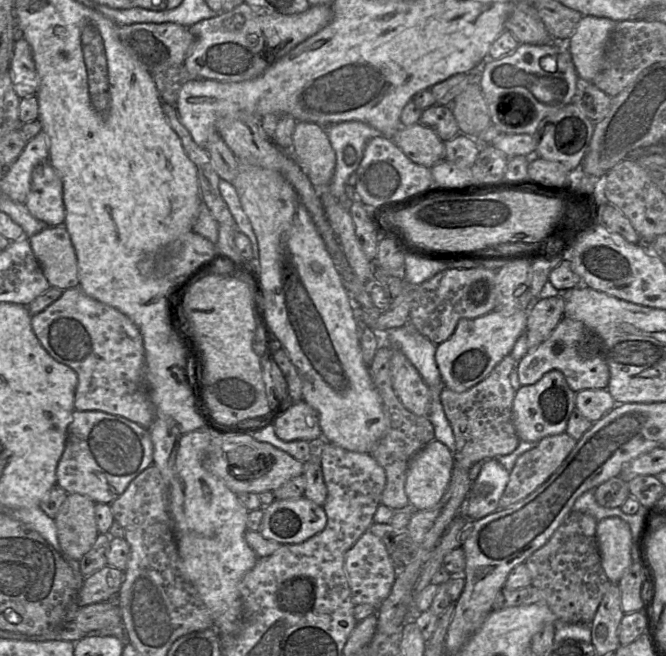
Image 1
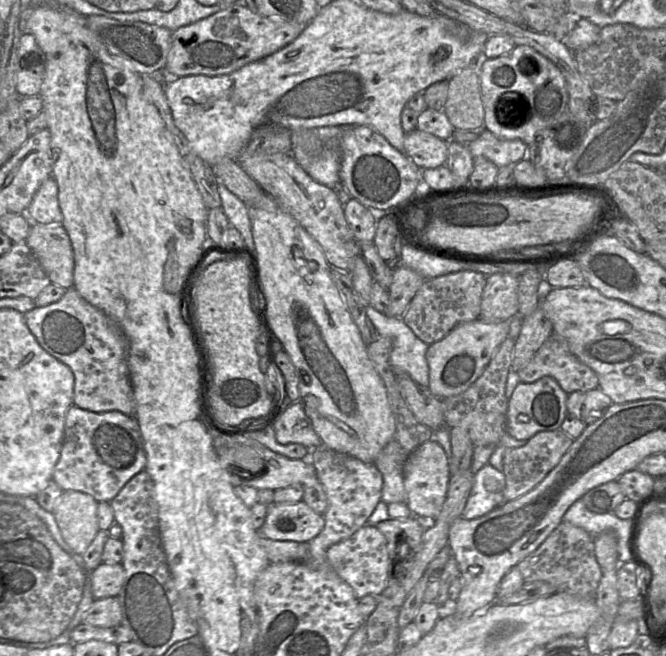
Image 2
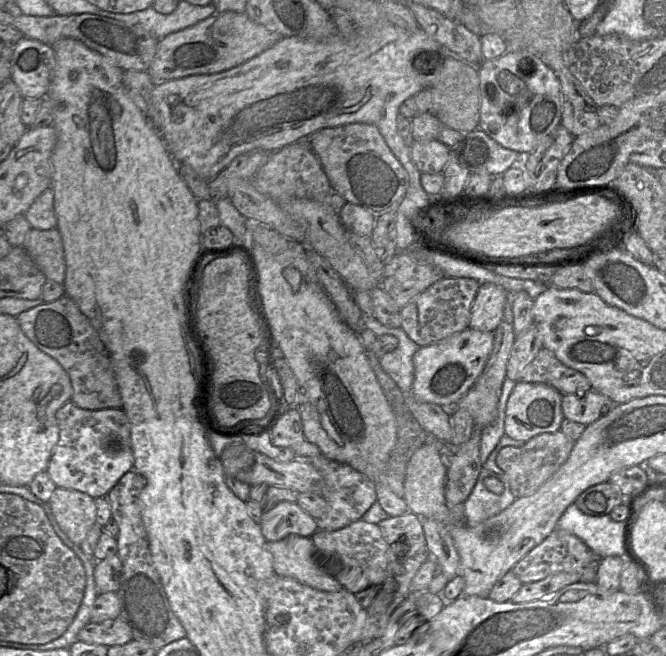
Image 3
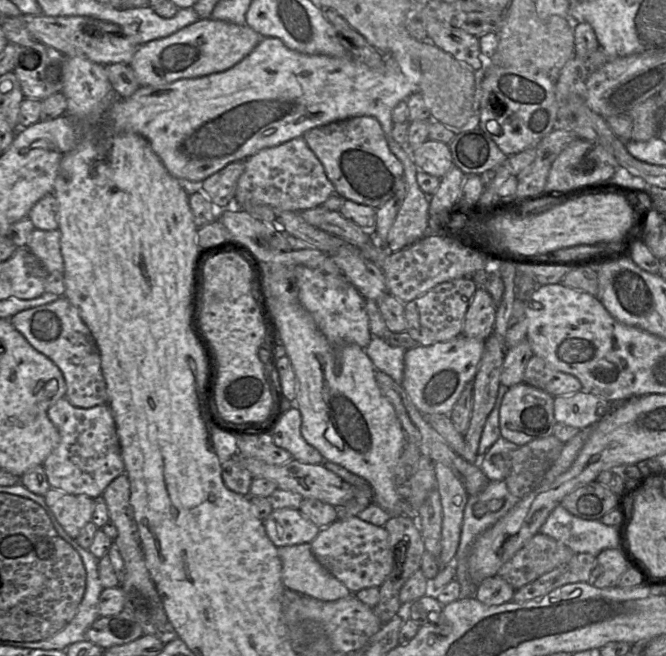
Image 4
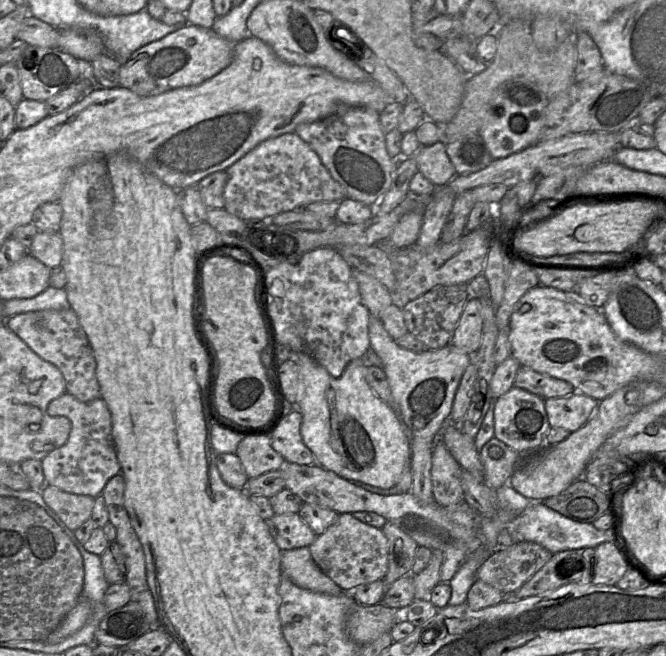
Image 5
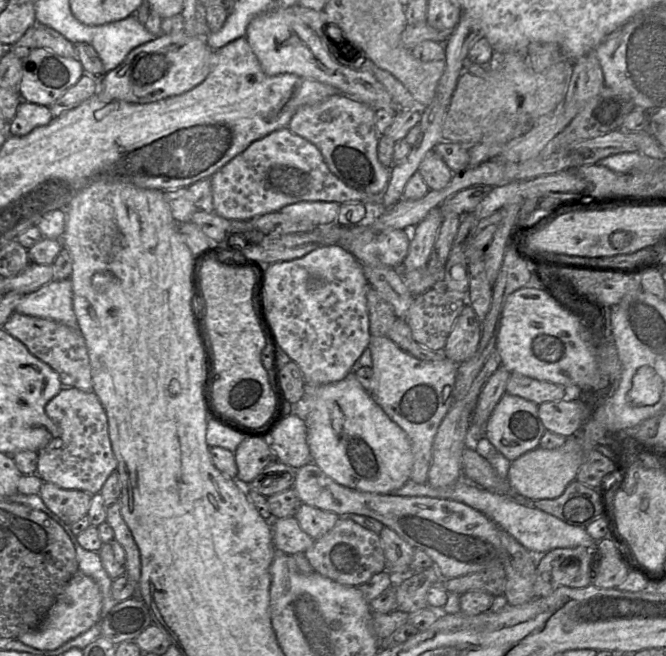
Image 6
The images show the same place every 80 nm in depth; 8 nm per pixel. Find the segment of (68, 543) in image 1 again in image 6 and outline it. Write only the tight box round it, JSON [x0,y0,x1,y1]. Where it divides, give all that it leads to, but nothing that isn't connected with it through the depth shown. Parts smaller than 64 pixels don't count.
[38,482,92,525]

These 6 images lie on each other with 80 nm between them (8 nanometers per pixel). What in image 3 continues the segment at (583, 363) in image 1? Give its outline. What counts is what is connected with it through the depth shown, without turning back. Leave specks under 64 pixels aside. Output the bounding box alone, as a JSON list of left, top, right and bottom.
[520,348,591,395]

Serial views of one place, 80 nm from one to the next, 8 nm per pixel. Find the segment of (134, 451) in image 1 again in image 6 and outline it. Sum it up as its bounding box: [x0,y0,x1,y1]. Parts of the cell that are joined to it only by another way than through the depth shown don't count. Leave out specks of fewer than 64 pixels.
[36,387,117,495]

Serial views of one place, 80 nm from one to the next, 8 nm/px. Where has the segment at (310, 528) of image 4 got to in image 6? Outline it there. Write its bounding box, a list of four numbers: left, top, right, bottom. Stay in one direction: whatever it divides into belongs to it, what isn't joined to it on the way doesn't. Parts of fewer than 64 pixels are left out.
[270,516,315,555]

